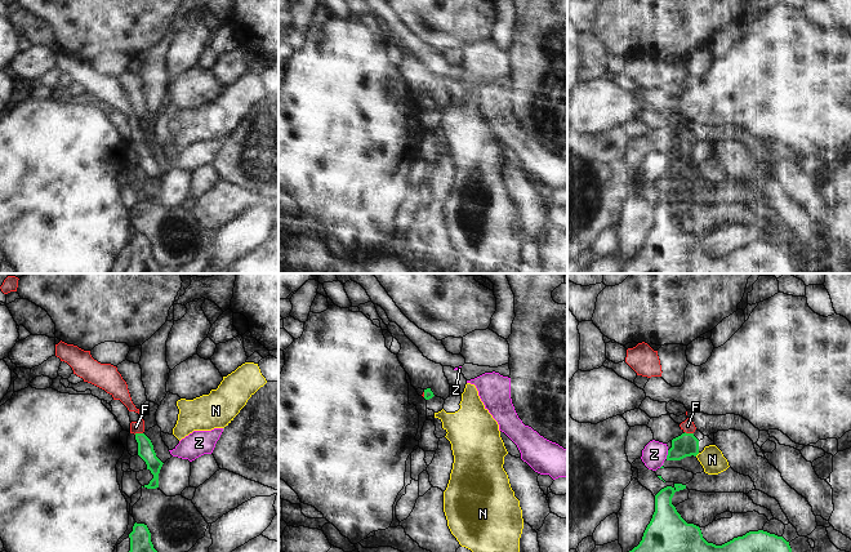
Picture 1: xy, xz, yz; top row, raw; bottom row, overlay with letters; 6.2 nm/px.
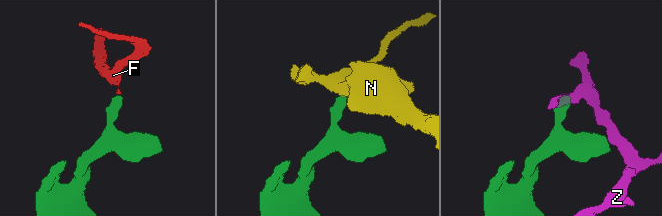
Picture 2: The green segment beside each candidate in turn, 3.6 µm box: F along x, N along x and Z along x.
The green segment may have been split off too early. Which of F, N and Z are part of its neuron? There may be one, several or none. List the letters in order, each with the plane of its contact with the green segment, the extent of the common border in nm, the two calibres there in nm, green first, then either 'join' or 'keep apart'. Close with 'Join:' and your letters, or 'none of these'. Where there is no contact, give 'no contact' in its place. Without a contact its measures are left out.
F: contact in yz; length 60 nm; calibres 140 and 80 nm; join
N: contact in yz; length 40 nm; calibres 140 and 150 nm; keep apart
Z: contact in yz; length 60 nm; calibres 140 and 150 nm; keep apart
Join: F

